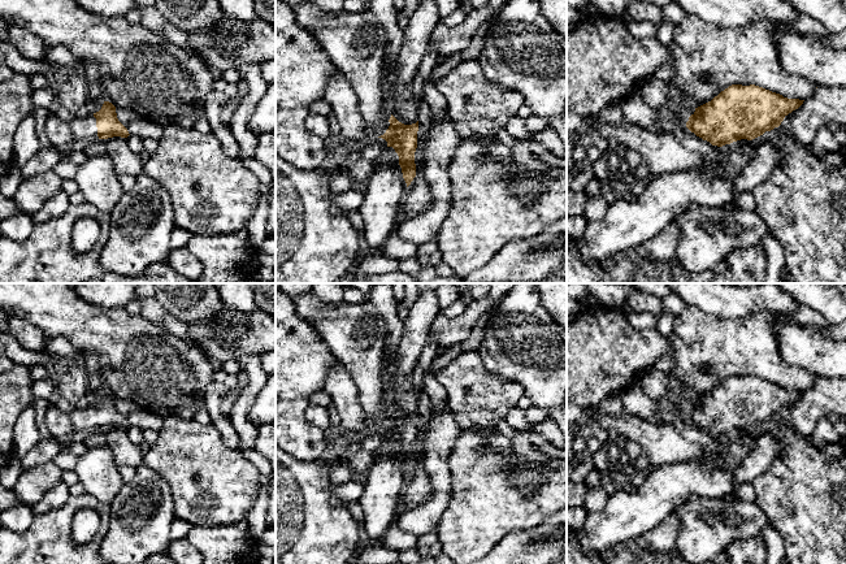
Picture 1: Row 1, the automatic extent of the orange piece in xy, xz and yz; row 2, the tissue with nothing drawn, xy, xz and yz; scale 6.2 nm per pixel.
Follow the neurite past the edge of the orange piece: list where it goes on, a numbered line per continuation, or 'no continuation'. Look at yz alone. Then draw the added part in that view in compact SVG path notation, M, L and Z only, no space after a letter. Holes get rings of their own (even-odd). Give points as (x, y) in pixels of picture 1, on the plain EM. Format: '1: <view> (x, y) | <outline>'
no continuation

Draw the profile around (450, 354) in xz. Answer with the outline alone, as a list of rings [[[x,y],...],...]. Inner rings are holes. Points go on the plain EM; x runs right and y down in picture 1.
[[[454,344],[444,348],[433,361],[429,372],[437,377],[438,372],[451,361],[454,361],[460,355],[460,346]]]

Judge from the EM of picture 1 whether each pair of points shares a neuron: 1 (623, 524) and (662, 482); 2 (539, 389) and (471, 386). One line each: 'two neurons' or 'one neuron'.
1: one neuron
2: two neurons

